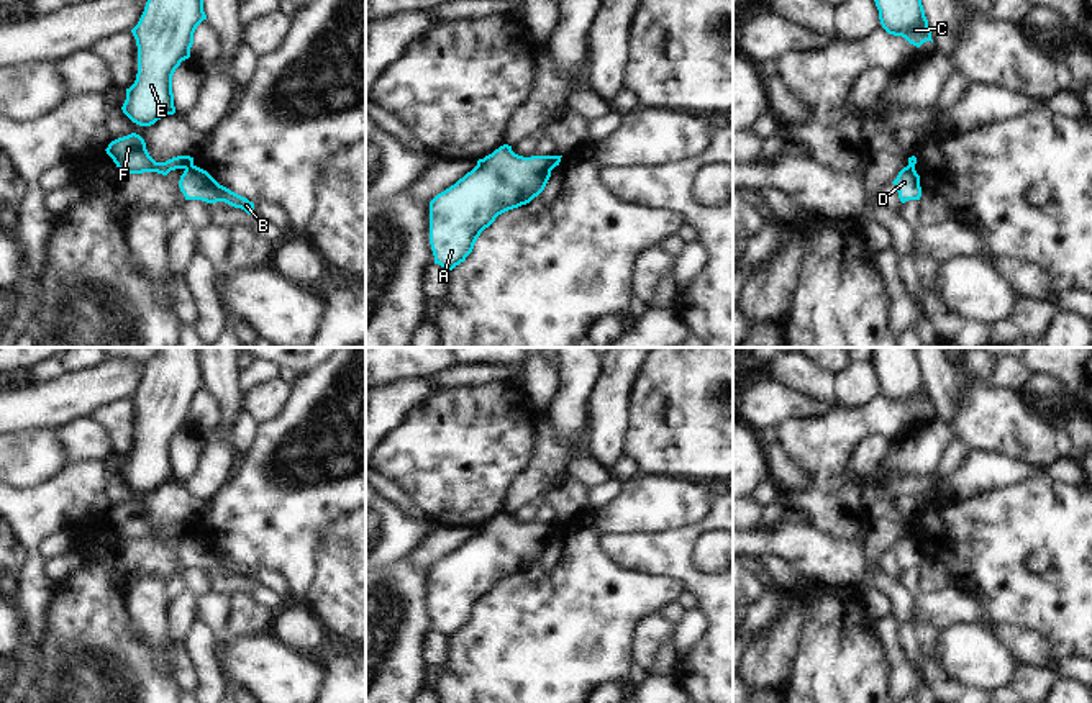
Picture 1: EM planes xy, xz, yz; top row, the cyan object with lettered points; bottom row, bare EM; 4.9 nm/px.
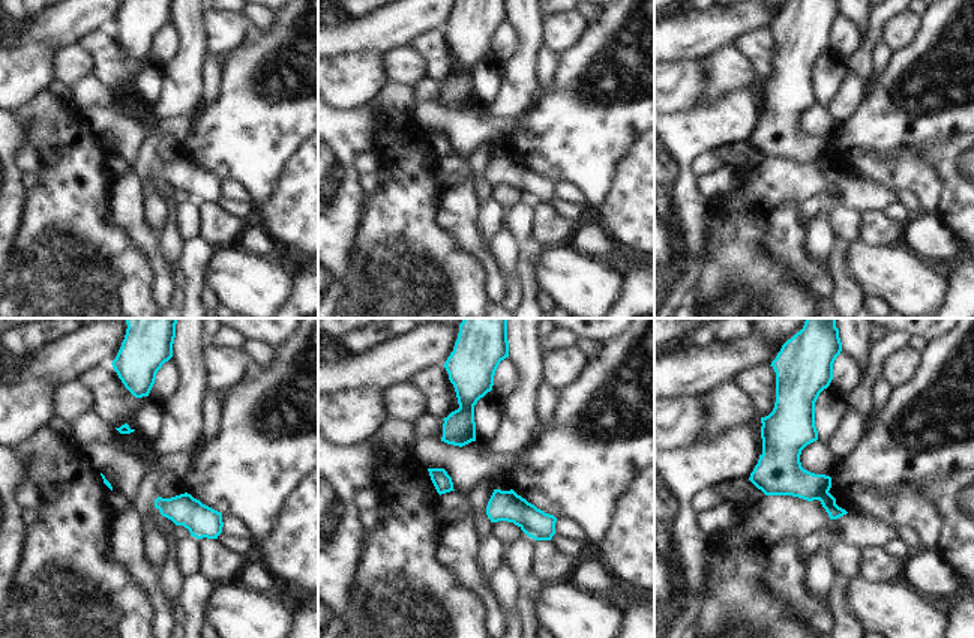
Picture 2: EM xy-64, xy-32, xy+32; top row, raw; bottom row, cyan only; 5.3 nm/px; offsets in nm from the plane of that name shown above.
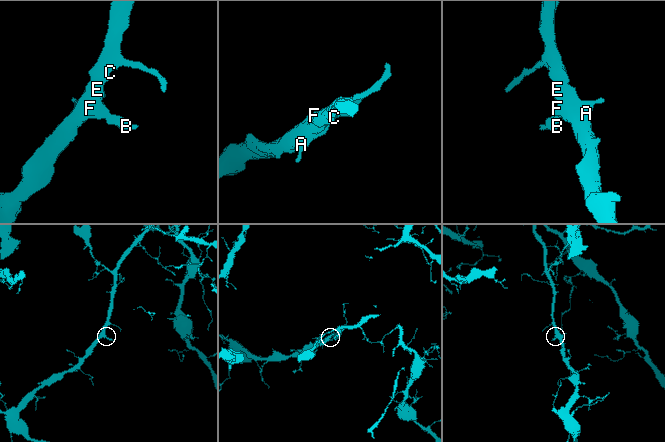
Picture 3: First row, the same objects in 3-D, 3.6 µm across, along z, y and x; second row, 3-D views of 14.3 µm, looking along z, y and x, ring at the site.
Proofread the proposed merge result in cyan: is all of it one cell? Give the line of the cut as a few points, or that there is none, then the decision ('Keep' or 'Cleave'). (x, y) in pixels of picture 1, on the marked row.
Split along xy (192, 164), (186, 169). Cleave.

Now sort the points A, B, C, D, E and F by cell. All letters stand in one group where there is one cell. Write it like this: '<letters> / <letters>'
A C E F / B D

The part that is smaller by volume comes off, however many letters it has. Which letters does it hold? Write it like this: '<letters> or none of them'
B, D

